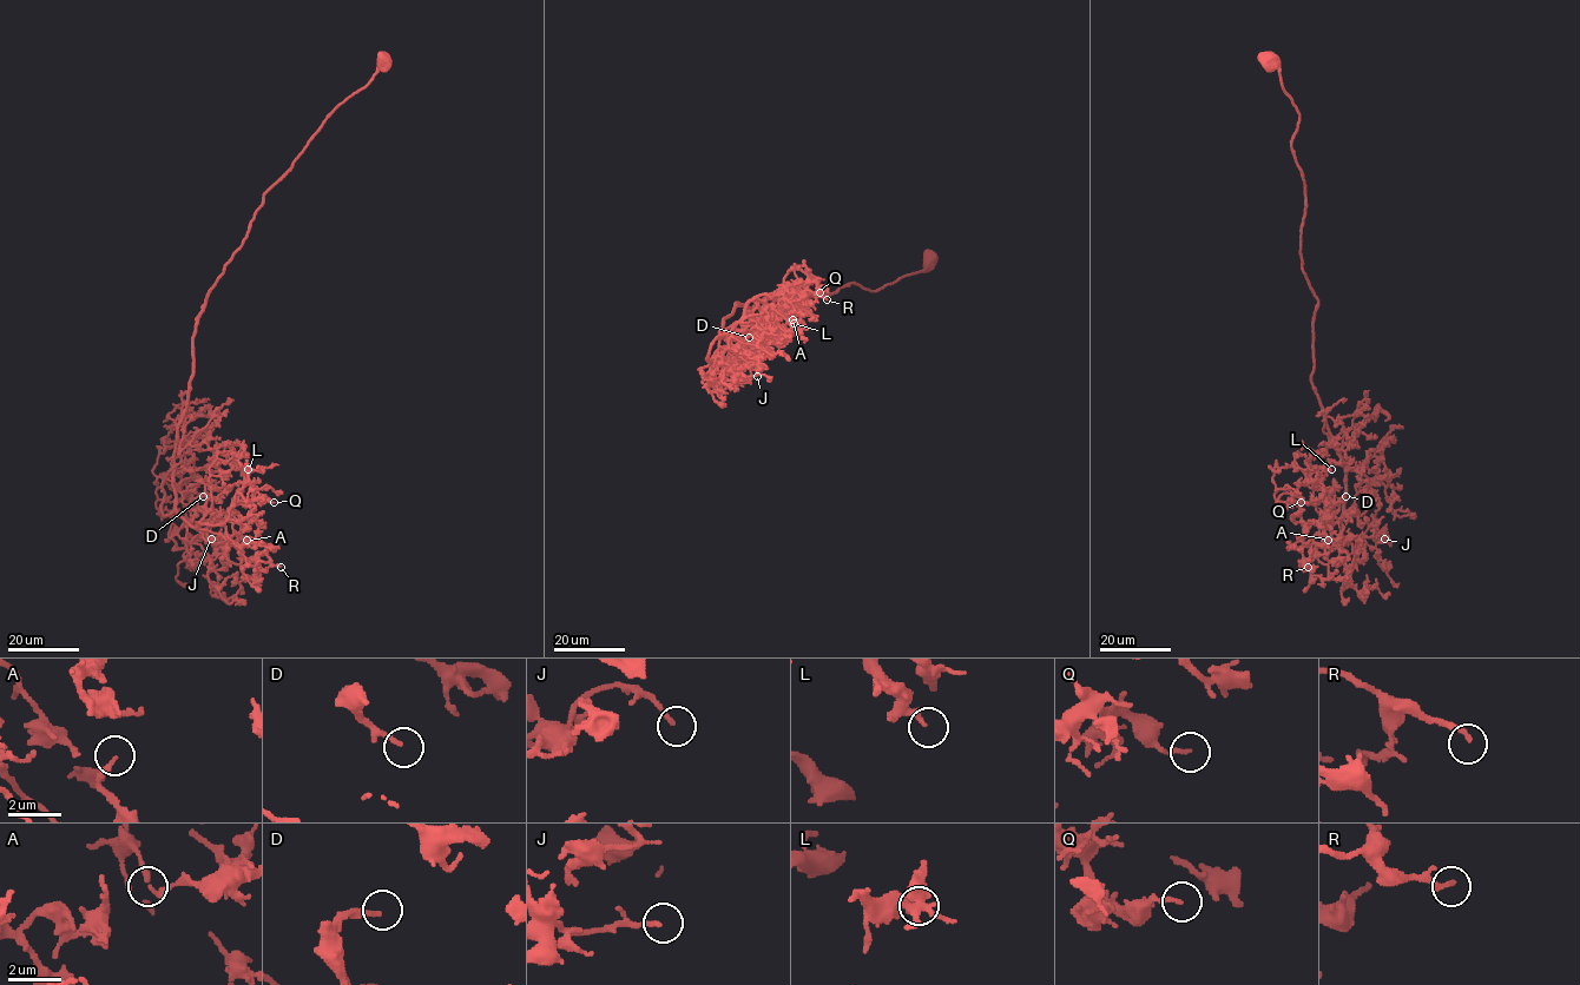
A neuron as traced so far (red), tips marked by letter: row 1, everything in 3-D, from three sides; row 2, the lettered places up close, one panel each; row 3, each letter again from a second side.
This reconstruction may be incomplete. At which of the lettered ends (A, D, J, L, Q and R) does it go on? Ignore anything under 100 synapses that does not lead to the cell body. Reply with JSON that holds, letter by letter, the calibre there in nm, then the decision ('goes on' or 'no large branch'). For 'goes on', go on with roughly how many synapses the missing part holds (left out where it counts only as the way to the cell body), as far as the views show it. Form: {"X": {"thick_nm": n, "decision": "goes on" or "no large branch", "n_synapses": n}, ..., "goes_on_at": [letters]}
{"A": {"thick_nm": 190, "decision": "no large branch"}, "D": {"thick_nm": 130, "decision": "goes on", "n_synapses": 110}, "J": {"thick_nm": 160, "decision": "no large branch"}, "L": {"thick_nm": 220, "decision": "no large branch"}, "Q": {"thick_nm": 130, "decision": "no large branch"}, "R": {"thick_nm": 200, "decision": "no large branch"}, "goes_on_at": ["D"]}

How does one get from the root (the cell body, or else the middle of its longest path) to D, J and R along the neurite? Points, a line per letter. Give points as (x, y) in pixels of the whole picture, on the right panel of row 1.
D: (1270, 60), (1299, 116), (1311, 384), (1345, 476), (1344, 510), (1325, 527), (1345, 496)
J: (1270, 60), (1299, 116), (1301, 253), (1318, 301), (1311, 384), (1344, 468), (1341, 533), (1373, 548), (1384, 539)
R: (1270, 60), (1299, 116), (1311, 384), (1345, 476), (1342, 516), (1303, 524), (1308, 567)

